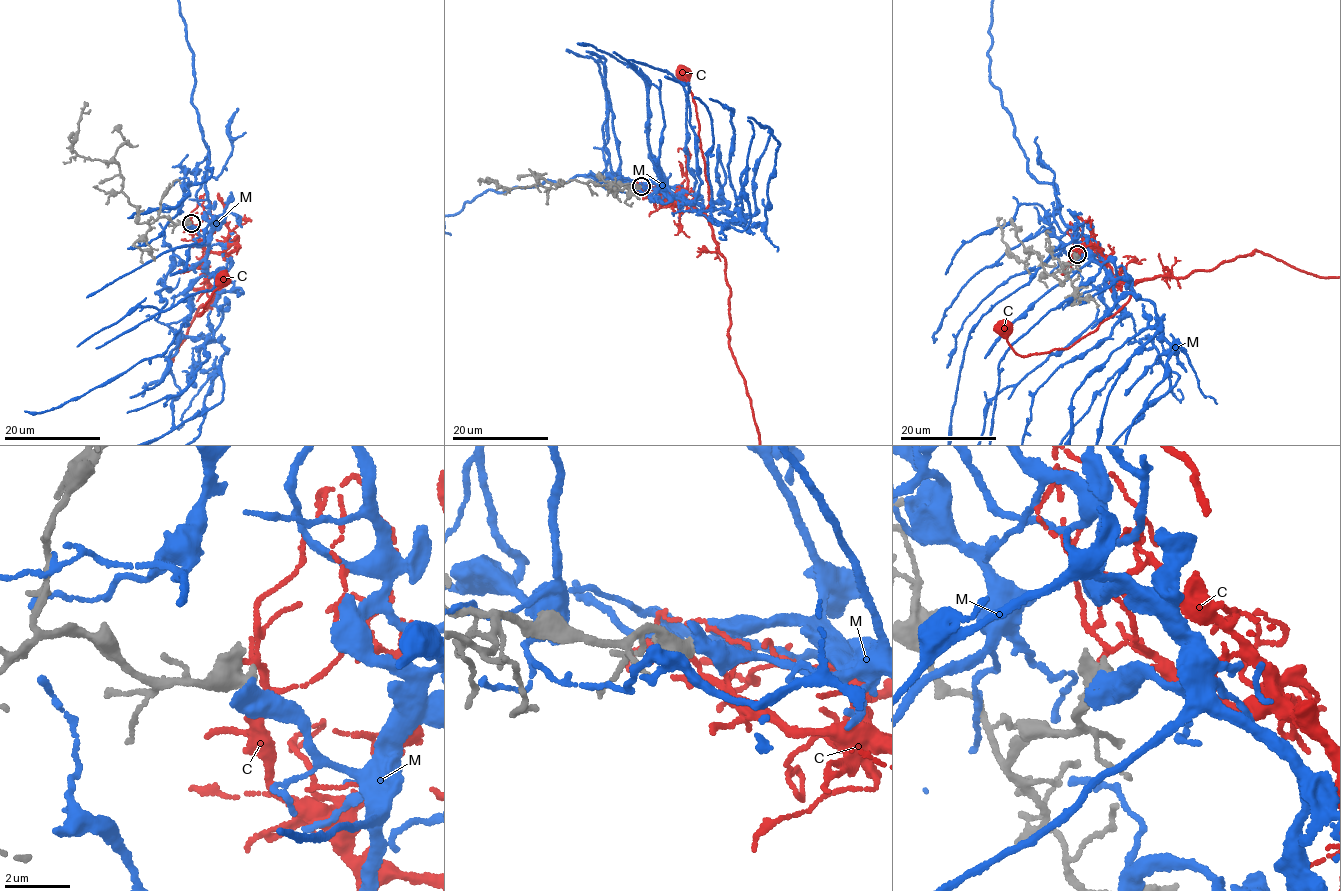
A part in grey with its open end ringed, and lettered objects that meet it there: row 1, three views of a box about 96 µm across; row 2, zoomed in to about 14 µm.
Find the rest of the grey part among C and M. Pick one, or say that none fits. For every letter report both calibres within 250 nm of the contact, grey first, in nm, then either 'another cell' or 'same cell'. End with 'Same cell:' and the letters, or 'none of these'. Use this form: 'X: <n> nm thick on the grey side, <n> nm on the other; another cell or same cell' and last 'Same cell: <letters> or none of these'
C: 750 nm thick on the grey side, 110 nm on the other; another cell
M: 650 nm thick on the grey side, 600 nm on the other; another cell
Same cell: none of these

